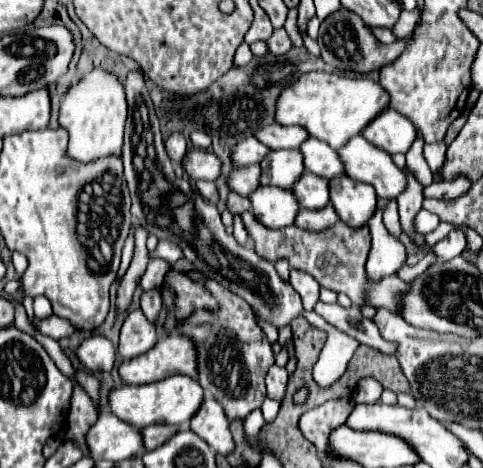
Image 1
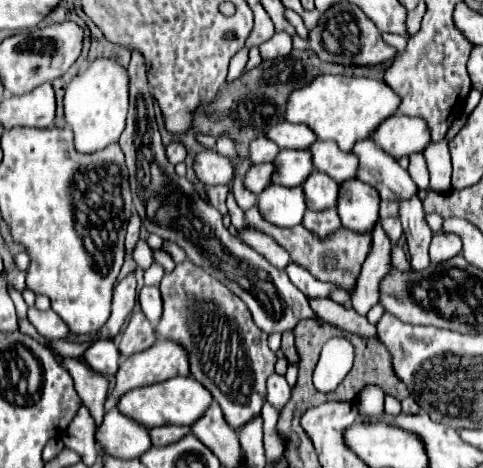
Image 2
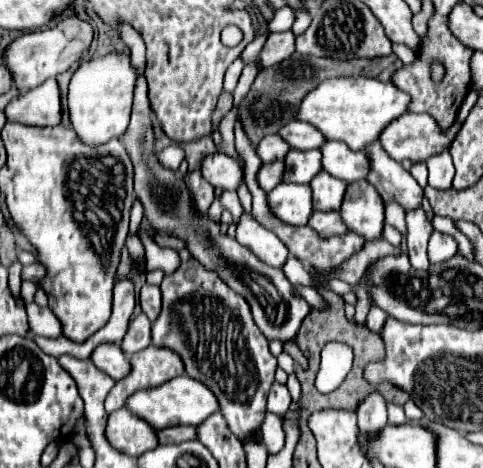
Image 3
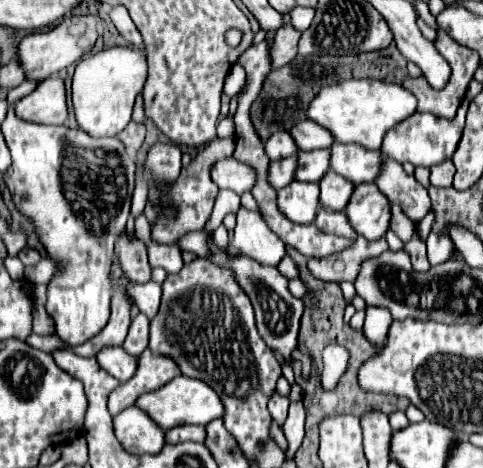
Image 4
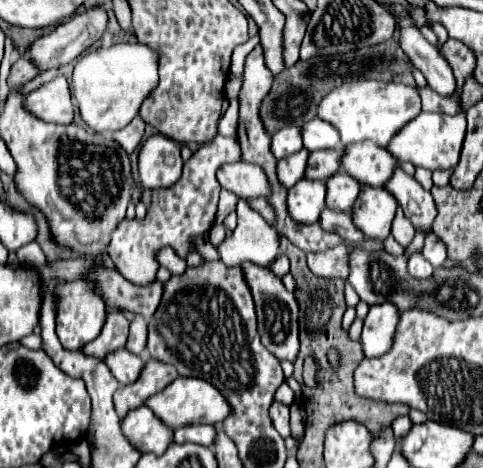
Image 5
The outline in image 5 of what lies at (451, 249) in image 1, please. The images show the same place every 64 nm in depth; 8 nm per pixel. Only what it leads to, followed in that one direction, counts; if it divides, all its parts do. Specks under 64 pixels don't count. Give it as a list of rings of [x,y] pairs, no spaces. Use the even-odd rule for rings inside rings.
[[[428,234],[426,240],[424,240],[424,246],[422,246],[422,256],[434,266],[442,266],[444,260],[446,260],[446,248],[444,248],[444,242],[436,236],[436,234]]]

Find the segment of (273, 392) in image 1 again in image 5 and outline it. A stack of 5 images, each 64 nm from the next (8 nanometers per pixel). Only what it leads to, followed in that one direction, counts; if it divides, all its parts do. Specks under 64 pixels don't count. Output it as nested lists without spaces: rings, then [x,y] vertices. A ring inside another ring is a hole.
[[[274,402],[270,406],[270,418],[272,418],[274,428],[280,432],[280,436],[288,438],[290,436],[290,412],[288,412],[288,406],[284,406],[280,402]]]

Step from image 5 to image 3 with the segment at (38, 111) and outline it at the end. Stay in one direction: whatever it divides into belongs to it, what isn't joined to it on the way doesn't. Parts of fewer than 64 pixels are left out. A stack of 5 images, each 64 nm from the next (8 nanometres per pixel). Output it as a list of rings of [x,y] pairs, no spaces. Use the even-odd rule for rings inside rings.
[[[56,78],[14,98],[6,106],[6,118],[28,126],[58,126],[62,120],[62,104]]]

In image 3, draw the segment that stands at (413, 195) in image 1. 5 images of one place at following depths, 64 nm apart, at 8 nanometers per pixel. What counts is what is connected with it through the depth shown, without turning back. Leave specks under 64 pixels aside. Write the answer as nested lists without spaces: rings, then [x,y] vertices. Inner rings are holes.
[[[424,210],[406,212],[406,224],[408,224],[406,246],[408,246],[410,262],[416,270],[426,270],[430,266],[428,256],[426,256],[426,246],[428,246],[430,234],[432,234],[432,226],[428,224]]]

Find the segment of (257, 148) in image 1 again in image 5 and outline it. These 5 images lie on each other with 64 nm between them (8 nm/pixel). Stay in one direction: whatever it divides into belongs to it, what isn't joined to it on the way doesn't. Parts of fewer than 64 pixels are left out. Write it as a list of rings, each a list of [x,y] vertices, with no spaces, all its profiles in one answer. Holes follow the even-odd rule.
[[[298,126],[282,128],[280,132],[276,132],[272,136],[272,154],[278,160],[284,156],[290,156],[294,152],[300,152],[300,148],[304,148],[304,144],[300,140],[300,128]]]

